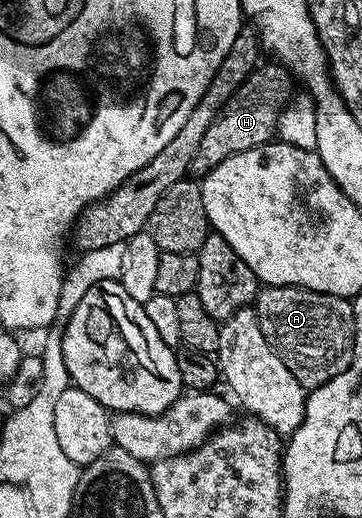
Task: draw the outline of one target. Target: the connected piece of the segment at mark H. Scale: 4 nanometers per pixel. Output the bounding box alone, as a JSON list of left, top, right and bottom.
[192,61,292,177]

